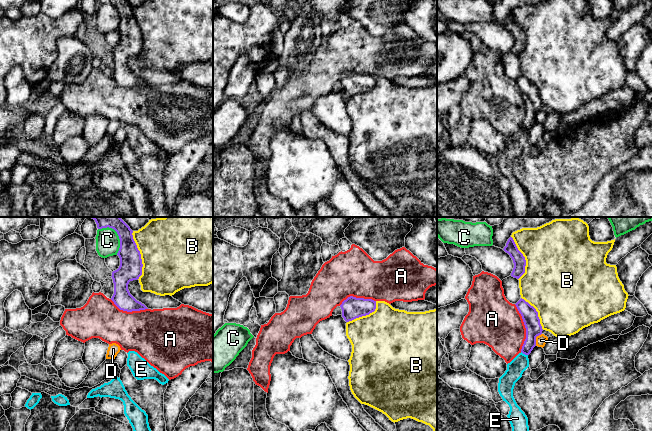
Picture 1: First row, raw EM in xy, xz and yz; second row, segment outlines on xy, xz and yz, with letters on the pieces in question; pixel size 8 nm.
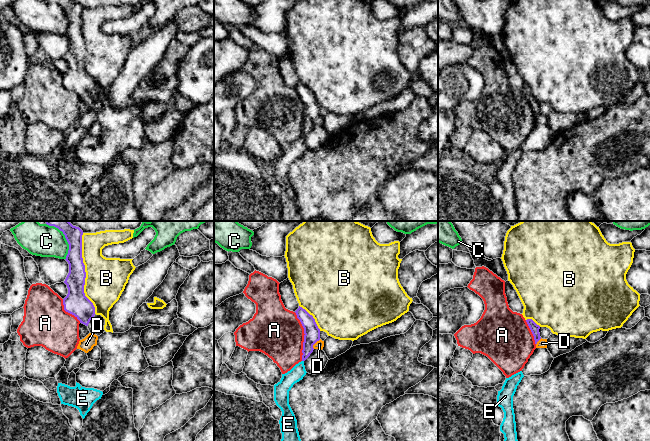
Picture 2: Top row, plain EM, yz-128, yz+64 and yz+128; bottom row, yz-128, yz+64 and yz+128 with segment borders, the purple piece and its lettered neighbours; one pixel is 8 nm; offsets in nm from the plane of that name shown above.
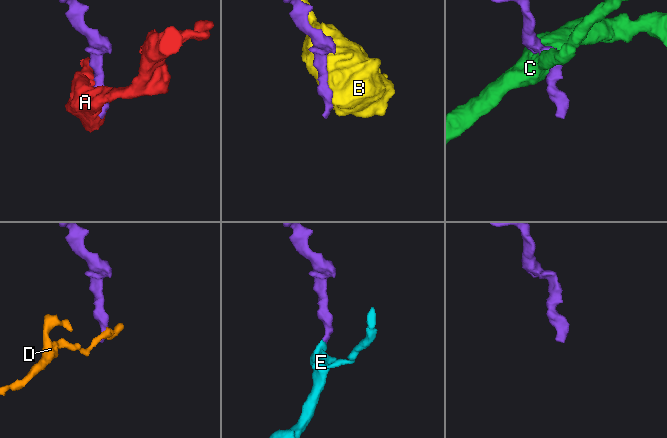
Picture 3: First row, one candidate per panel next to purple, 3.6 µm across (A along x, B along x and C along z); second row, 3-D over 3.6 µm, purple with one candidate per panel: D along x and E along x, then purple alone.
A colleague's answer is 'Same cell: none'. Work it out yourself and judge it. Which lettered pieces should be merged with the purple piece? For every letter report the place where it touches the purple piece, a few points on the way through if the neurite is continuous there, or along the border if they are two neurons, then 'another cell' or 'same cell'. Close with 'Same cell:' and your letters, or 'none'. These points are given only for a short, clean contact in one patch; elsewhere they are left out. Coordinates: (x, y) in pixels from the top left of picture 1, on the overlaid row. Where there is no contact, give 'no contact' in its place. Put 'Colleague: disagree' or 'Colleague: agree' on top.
Colleague: disagree
A: contact yz (525, 327); another cell
B: contact xy (140, 255); another cell
C: contact xy (117, 233); another cell
D: contact yz (535, 339); border yz (541, 333), (536, 337), (535, 345); another cell
E: contact yz (524, 353); way yz (532, 324), (531, 339), (524, 353), (521, 362), (515, 369); same cell
Same cell: E

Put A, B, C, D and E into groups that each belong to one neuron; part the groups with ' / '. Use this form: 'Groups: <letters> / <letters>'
Groups: A / B / C / D / E

